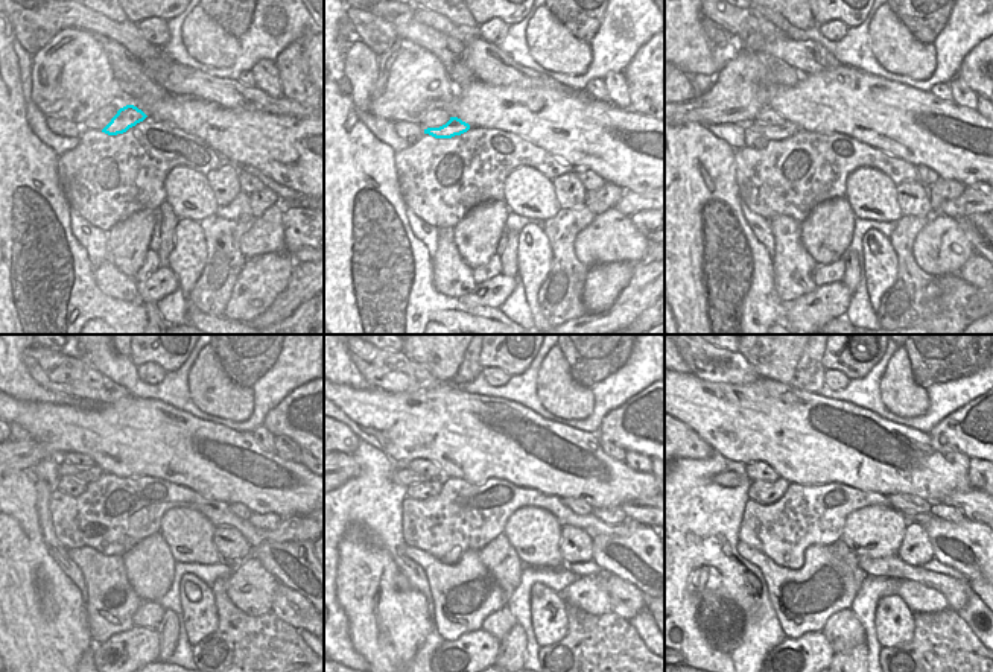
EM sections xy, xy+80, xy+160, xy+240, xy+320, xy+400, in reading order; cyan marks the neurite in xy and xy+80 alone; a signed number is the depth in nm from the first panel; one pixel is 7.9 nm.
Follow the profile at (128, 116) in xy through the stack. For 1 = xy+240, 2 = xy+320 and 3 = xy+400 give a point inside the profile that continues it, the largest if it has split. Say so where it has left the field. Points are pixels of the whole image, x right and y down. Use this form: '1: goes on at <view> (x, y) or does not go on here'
1: goes on at xy+240 (84, 475)
2: goes on at xy+320 (402, 476)
3: goes on at xy+400 (727, 478)

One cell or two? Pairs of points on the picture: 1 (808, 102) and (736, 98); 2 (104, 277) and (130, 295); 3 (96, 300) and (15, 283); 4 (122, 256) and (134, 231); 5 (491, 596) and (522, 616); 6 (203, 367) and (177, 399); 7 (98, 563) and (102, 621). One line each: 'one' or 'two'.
1: two
2: one
3: one
4: one
5: two
6: two
7: one

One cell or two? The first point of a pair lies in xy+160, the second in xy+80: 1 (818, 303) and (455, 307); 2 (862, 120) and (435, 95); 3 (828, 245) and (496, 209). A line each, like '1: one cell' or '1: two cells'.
1: two cells
2: two cells
3: one cell

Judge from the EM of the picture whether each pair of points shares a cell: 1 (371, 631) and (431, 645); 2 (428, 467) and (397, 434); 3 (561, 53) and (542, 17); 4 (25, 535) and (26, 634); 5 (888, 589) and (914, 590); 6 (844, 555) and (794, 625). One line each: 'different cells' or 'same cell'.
1: different cells
2: different cells
3: same cell
4: same cell
5: different cells
6: different cells

